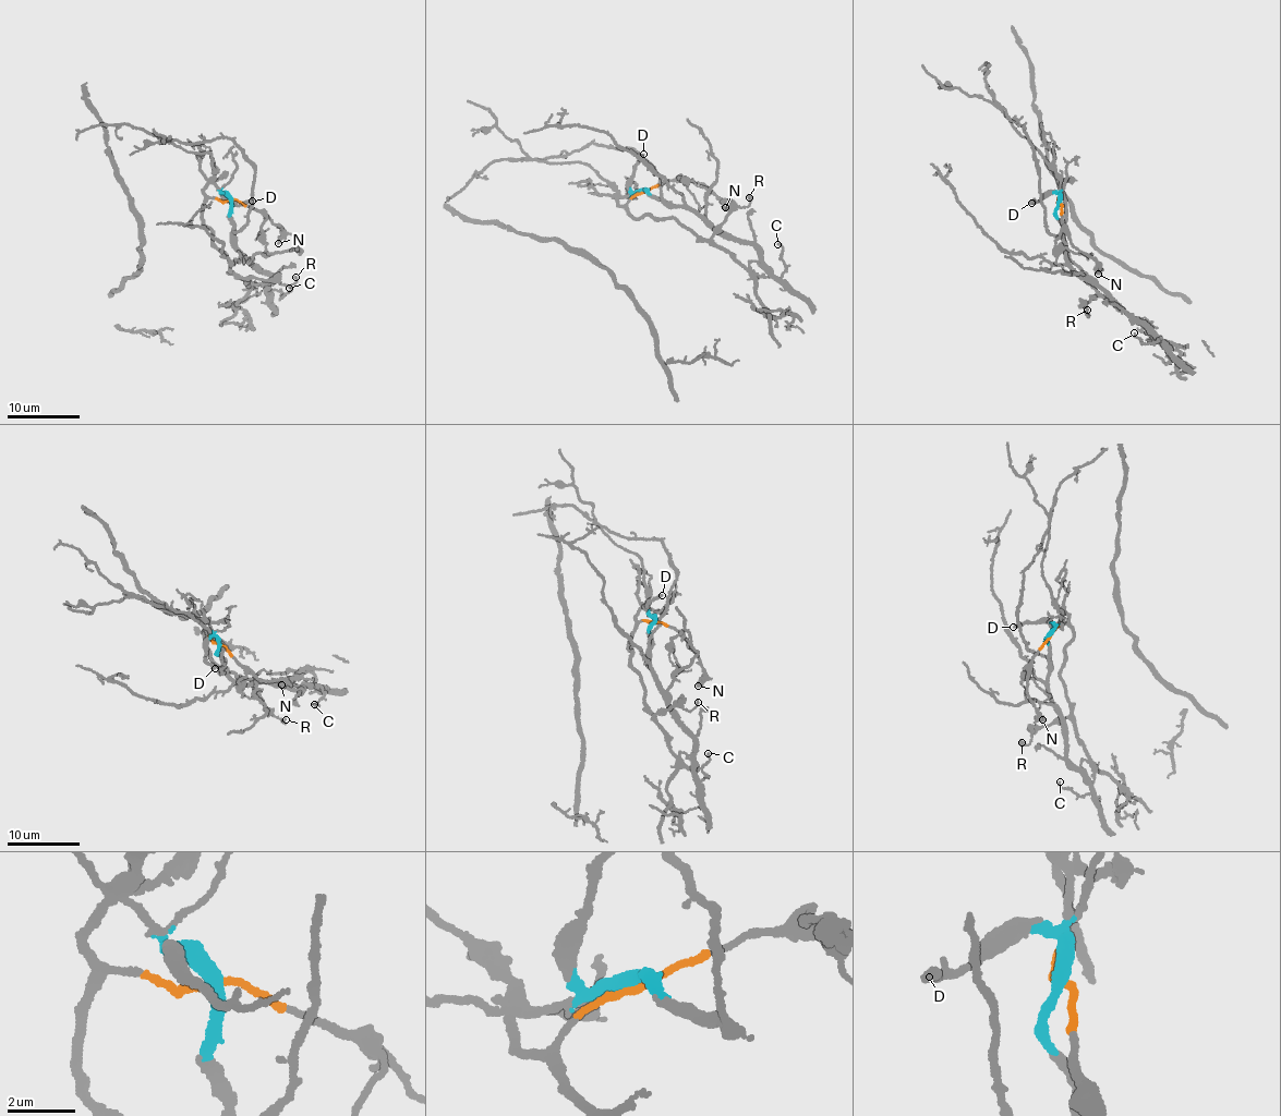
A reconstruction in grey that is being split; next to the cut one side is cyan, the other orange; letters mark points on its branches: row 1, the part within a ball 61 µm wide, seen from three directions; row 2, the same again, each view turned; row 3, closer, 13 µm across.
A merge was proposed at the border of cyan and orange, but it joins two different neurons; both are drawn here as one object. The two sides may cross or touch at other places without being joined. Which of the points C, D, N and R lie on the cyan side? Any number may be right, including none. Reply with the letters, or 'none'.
C, D

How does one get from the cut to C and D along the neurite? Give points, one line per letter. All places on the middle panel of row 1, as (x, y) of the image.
C: (644, 191), (688, 207), (717, 230), (753, 246), (762, 265), (780, 278), (786, 269), (776, 243)
D: (644, 191), (631, 189), (632, 171), (643, 154)

